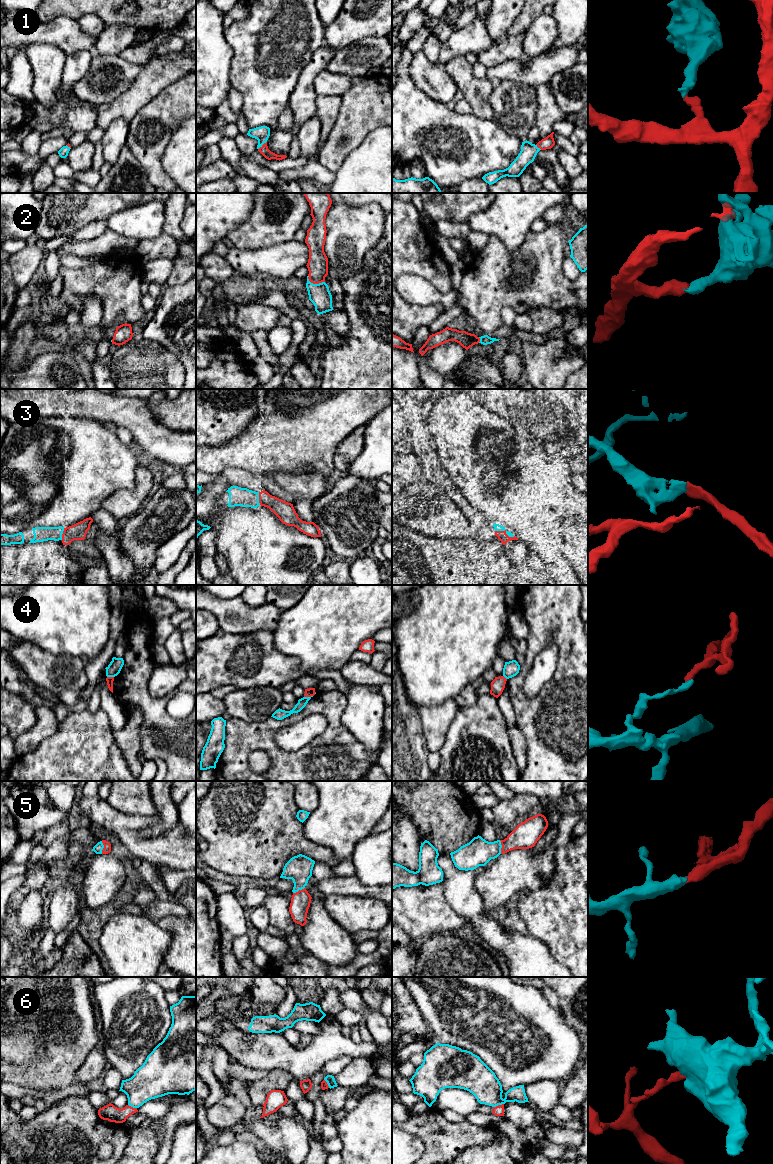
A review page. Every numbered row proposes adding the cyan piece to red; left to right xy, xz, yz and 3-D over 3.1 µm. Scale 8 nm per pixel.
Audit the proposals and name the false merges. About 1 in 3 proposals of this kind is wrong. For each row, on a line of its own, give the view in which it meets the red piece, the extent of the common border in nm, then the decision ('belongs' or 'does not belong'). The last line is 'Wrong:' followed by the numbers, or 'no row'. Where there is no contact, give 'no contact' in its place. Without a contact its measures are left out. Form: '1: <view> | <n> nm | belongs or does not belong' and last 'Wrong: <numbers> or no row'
1: xz | 100 nm | belongs
2: xz | 150 nm | belongs
3: yz | 170 nm | belongs
4: xz | 70 nm | does not belong
5: yz | 110 nm | belongs
6: yz | 90 nm | does not belong
Wrong: 4, 6

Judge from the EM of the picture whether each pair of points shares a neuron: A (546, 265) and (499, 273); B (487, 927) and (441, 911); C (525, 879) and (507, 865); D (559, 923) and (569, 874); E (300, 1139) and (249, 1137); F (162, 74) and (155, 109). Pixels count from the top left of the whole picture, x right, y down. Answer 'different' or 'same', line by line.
A: same
B: different
C: same
D: same
E: different
F: different

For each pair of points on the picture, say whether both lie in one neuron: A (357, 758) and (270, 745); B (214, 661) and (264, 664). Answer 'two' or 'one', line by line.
A: one
B: one

